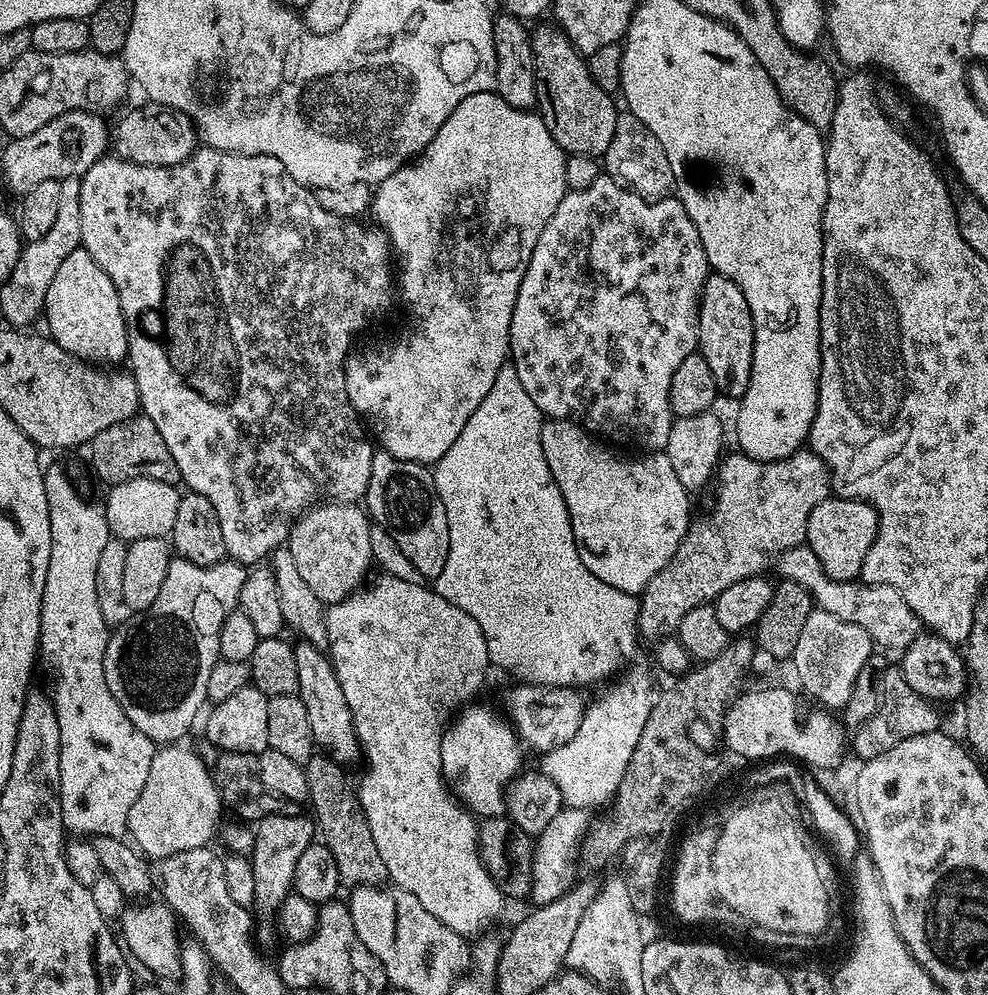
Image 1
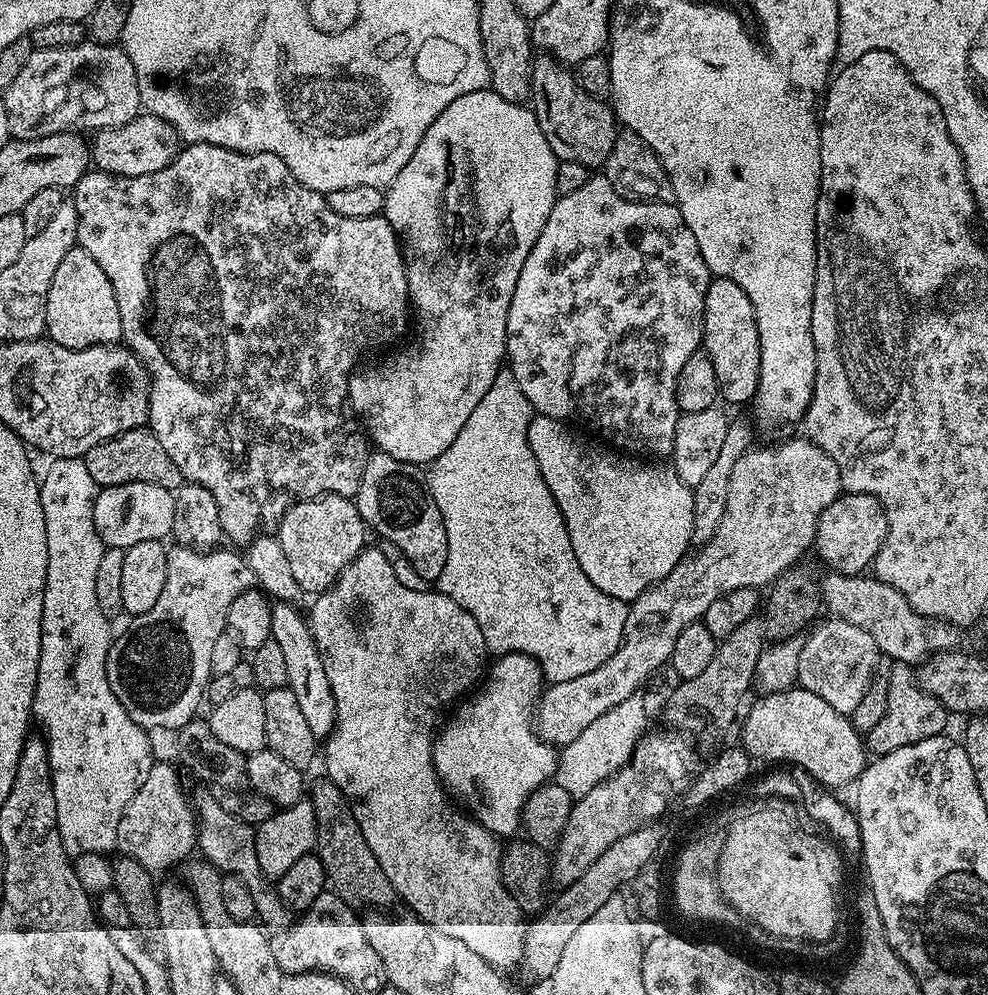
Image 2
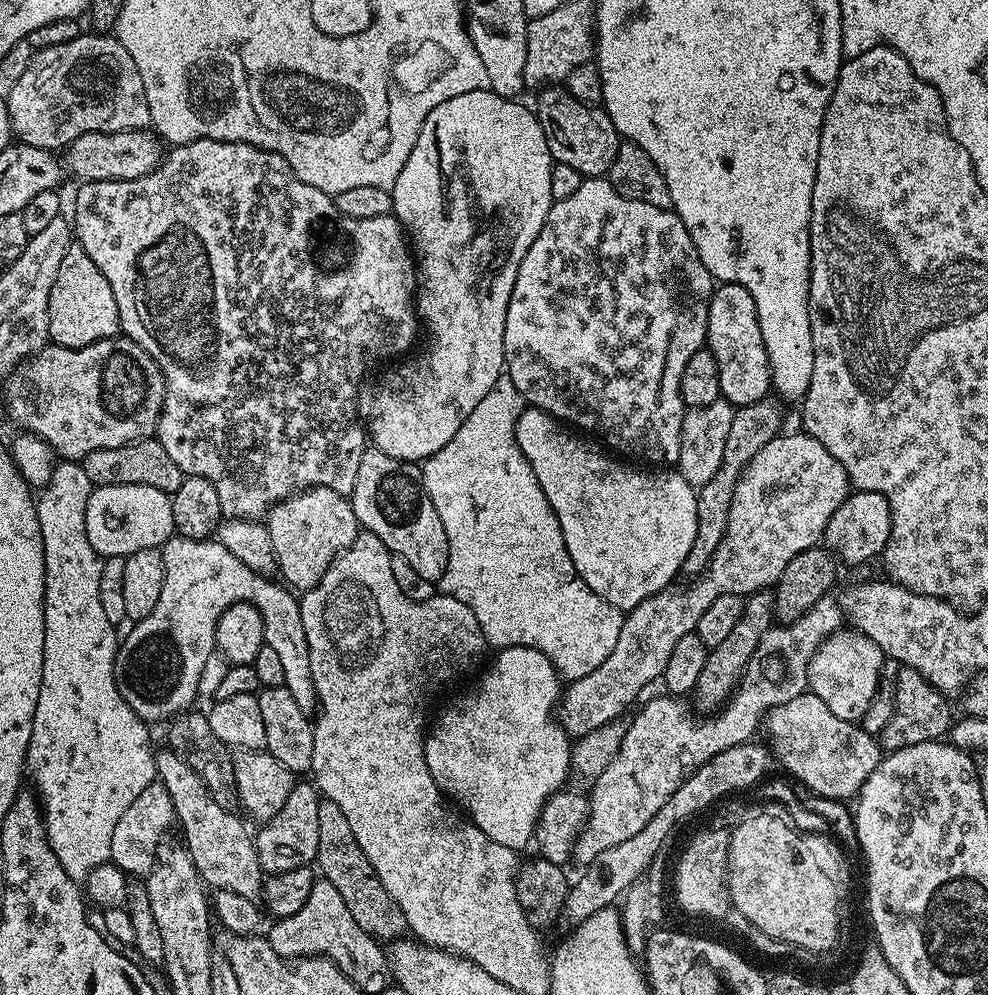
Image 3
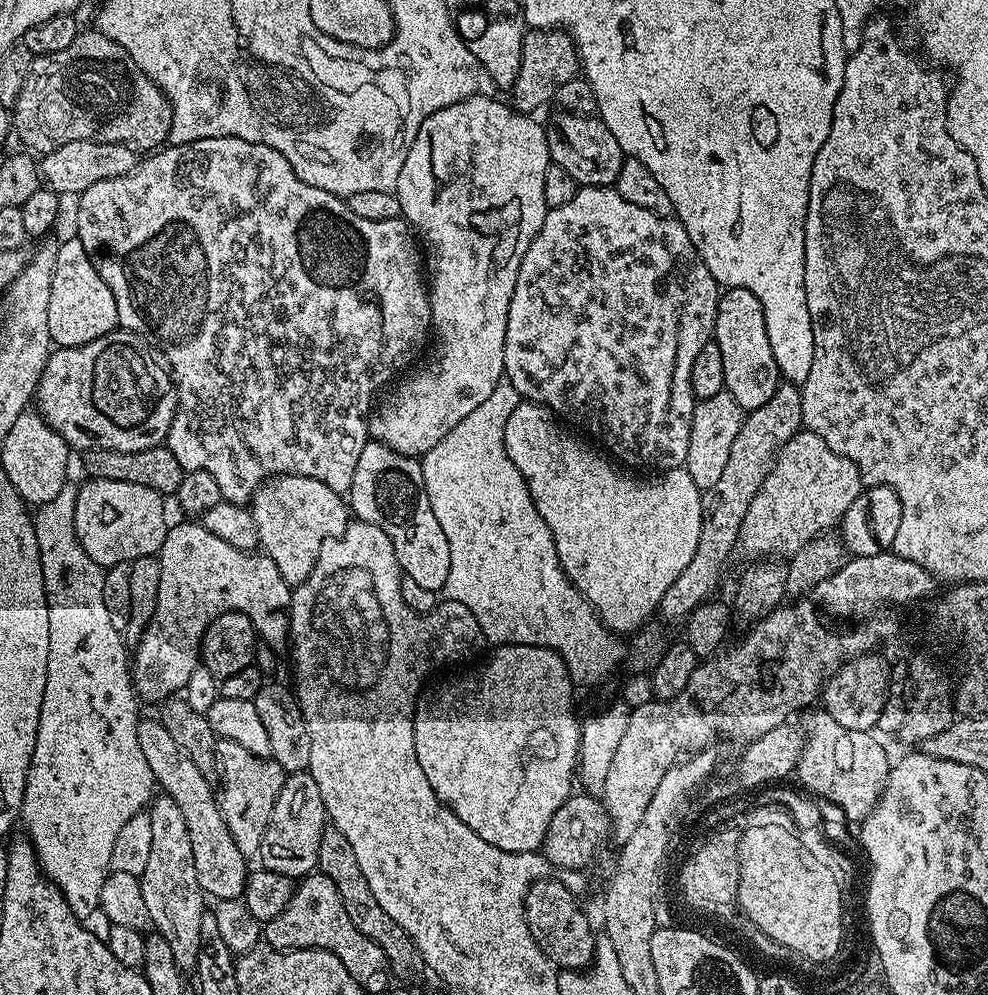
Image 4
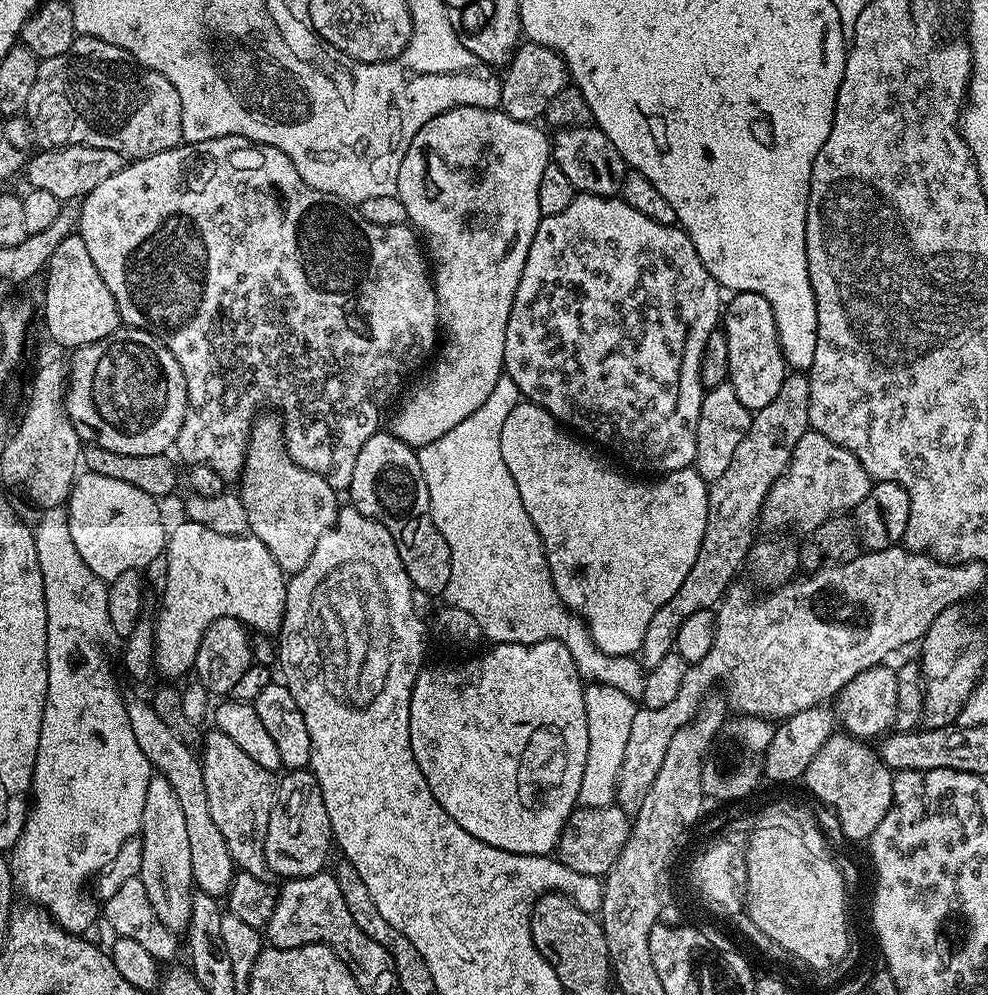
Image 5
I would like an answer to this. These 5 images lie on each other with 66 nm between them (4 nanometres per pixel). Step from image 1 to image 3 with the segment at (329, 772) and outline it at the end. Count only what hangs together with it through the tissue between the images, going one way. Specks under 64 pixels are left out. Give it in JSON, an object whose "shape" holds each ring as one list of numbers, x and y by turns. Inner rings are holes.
{"shape":[[321,799,318,806,318,850,314,864,319,875,328,880,330,886,335,886,338,894,342,894,354,922,358,922,366,934,375,936,380,942,395,942,405,935,408,923,402,910,398,910,394,898,386,894,382,882,374,874,374,866,370,866,366,854,362,854,362,846,358,846,358,838,354,838,354,830,350,830,346,814,326,799]]}

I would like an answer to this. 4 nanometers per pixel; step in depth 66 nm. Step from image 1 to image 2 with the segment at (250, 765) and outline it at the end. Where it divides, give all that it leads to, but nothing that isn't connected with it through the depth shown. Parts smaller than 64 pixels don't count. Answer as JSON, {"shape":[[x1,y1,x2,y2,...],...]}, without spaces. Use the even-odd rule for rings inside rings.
{"shape":[[194,718,186,726,177,729,176,736,181,762,204,783,201,784,203,791,210,793,214,802,218,802,218,806,226,810,226,814,234,814,234,818,242,818,242,822,253,826,259,826,271,818,273,805,250,786,245,753,226,745,226,742,219,741,208,722,202,718]]}

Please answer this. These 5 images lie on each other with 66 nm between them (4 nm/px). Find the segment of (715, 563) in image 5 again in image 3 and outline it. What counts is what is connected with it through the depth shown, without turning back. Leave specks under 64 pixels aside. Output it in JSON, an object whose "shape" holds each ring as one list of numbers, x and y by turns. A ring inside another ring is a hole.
{"shape":[[769,394,763,400,754,402,750,406,736,408,734,422,730,422,730,435,726,437,726,450,722,453,722,466,718,466,718,474,714,474,714,478,710,478,710,482,706,482,706,486,702,486,696,494,696,501,698,502,698,534,694,534,694,546,690,546,690,554,686,554,686,562,682,569,685,577,695,578,701,575,707,569,714,550,718,550,718,546,726,534,726,526,730,518,730,504,734,498,738,478,744,473,745,466,754,458,754,454,758,454,758,450,762,450,762,446,766,446,766,442,770,442,774,437,781,435,780,423,783,422,784,416,780,413,780,407,782,407,781,401,775,395]]}

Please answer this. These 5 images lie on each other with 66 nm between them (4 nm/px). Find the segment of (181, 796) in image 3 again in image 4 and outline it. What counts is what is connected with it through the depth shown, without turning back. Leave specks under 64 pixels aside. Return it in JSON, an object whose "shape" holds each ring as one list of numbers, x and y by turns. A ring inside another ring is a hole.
{"shape":[[141,719,138,726,138,743,142,755,154,777,155,783,162,787,163,795,174,798,178,802,178,810,182,810,182,819,186,821,186,830,190,830,190,850,194,850,194,870,198,873,198,886,213,901,239,900,244,895,244,884,248,881,249,861,238,850,238,842,220,813,217,793,214,791,209,777,194,762,190,762,190,754,174,742,174,737,166,730,159,719]]}

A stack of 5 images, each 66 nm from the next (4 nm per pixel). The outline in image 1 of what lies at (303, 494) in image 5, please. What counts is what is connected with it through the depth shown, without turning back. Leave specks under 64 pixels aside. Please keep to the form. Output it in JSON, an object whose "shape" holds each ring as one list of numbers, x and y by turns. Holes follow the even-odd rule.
{"shape":[[324,502,309,508,293,524,286,547,290,554,294,554,294,563,298,565,306,586,314,590,314,595,325,606,342,602,369,579,368,571,372,568,371,527,373,525,363,507,355,503,335,502]]}

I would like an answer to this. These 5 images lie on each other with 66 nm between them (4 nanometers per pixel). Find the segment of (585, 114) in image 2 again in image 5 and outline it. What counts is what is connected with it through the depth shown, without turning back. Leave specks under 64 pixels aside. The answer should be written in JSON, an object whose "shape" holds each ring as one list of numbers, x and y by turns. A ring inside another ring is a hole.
{"shape":[[595,126,561,128,555,135,550,140,551,163,556,164,558,170,562,170,562,174,566,174,566,178,570,178,570,182,576,188,577,193,586,196,611,196,613,198,619,197,623,193,626,175,624,159,622,154,618,154,618,150,614,150,614,142,610,142,610,138,606,138,606,134,602,134,600,128]]}

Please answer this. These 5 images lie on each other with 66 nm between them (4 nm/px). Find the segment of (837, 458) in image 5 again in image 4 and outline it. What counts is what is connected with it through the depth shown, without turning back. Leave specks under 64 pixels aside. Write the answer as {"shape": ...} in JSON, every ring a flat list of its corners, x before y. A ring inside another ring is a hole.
{"shape":[[798,431,776,453,776,459,772,461,772,467,768,469,758,494,754,494,750,502,750,510,746,510,746,518,742,518,739,551,744,551,748,558,791,558,798,550,802,550,802,546,806,546,806,542,835,529,861,491,858,466,854,466,850,458,834,454,834,450,830,450,830,446,826,446,818,434]]}

